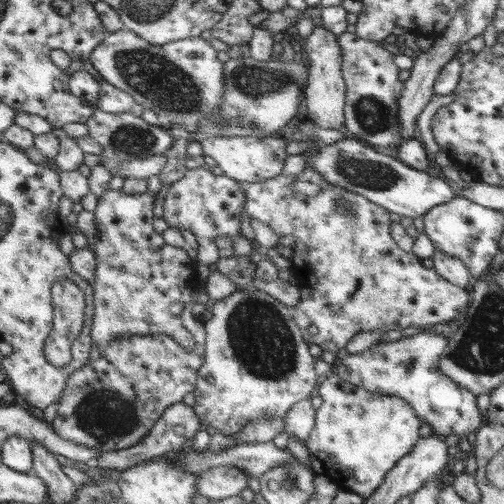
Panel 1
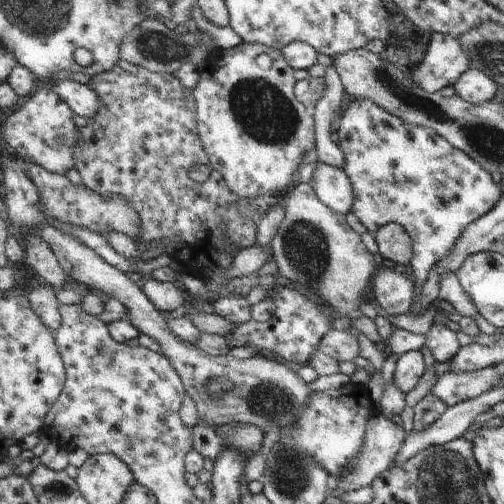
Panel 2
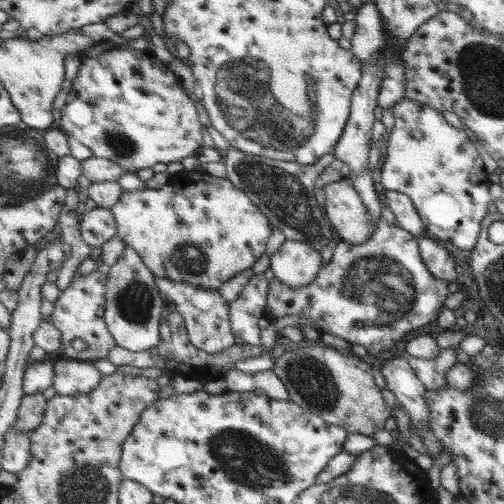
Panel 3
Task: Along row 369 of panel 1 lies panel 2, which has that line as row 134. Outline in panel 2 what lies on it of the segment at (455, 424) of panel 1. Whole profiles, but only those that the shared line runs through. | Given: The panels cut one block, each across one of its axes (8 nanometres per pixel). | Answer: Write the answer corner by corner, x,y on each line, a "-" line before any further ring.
351,100
337,120
335,142
345,154
343,170
351,176
357,202
353,214
369,228
371,234
379,232
387,224
401,224
413,240
413,272
419,290
429,280
433,268
451,252
463,230
477,218
489,214
499,202
499,184
493,184
489,174
475,164
467,154
453,148
441,134
433,128
413,126
399,116
377,106
373,100

